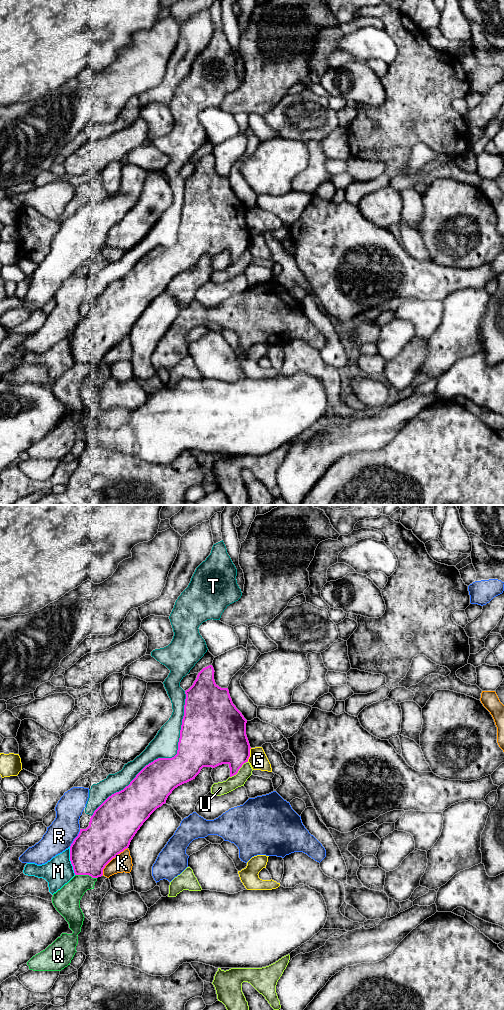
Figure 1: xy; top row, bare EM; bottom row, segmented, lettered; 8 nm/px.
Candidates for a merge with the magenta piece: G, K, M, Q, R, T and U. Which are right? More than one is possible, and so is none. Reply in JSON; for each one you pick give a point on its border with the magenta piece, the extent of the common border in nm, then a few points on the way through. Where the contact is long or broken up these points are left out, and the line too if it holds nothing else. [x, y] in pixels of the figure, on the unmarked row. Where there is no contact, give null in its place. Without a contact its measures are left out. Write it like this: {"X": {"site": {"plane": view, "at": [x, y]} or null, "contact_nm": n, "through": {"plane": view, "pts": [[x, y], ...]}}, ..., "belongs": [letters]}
{"belongs": []}

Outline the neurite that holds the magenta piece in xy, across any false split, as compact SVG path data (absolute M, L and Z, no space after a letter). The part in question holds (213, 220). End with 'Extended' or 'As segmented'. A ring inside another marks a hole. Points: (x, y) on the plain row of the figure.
M212 153L203 156L193 173L185 179L177 242L172 246L158 246L146 253L128 274L109 284L94 299L86 317L80 317L70 334L70 349L75 363L101 365L105 354L129 335L143 311L166 291L172 279L195 267L203 255L228 252L232 265L248 250L251 235L246 223L247 208L233 192L228 176L215 171L214 160Z. As segmented

